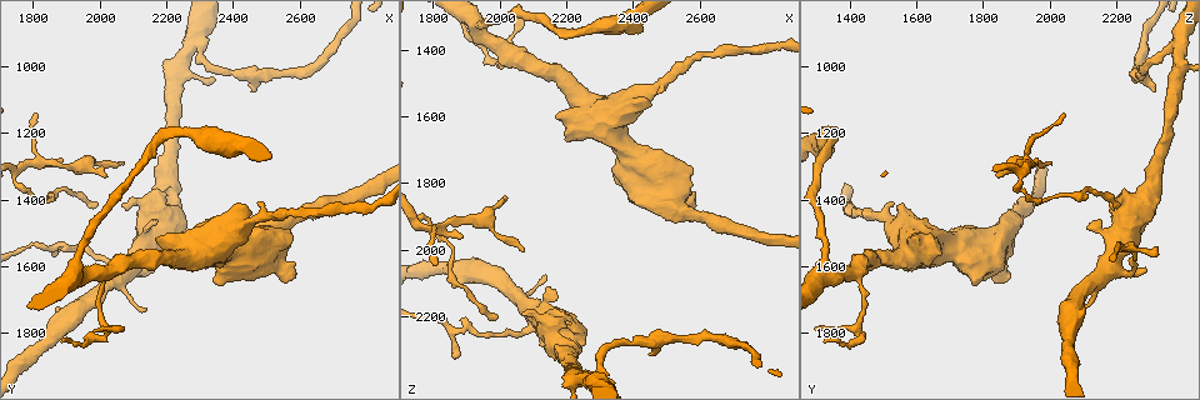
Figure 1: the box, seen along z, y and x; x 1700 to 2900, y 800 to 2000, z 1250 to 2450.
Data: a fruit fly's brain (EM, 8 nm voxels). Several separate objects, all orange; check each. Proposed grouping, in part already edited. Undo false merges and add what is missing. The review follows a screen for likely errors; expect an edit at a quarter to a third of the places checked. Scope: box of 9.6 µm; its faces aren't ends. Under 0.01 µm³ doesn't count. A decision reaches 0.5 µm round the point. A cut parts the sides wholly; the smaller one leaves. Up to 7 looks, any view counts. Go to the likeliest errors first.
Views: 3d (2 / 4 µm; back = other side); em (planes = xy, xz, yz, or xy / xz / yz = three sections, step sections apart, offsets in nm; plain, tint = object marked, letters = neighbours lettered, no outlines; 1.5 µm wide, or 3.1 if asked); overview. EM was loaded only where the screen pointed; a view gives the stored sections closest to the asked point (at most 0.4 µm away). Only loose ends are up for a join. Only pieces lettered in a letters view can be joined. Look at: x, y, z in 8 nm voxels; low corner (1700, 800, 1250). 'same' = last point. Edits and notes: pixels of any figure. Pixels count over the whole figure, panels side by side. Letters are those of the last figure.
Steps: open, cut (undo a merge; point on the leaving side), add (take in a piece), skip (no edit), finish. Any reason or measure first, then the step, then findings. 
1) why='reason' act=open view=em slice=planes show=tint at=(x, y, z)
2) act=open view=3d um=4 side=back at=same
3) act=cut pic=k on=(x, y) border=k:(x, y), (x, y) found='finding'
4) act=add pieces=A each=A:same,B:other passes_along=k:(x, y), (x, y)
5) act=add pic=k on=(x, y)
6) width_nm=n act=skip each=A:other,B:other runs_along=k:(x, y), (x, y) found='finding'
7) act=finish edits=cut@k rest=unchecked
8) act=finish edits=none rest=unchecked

why='an open end' act=open view=3d um=2 at=(2000, 1410, 2200)

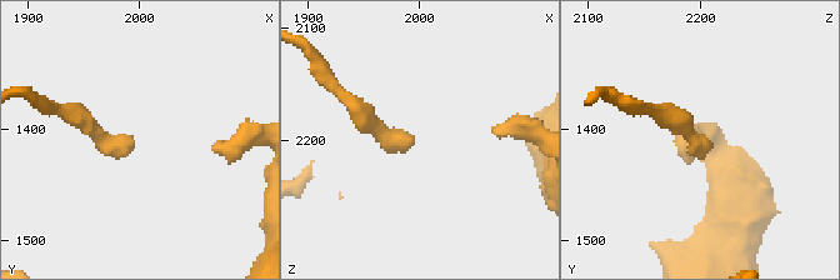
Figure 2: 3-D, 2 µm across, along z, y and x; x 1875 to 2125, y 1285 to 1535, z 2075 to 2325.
why='need the tissue' act=open view=em slice=xy step=4 show=letters at=(1998, 1414, 2202)

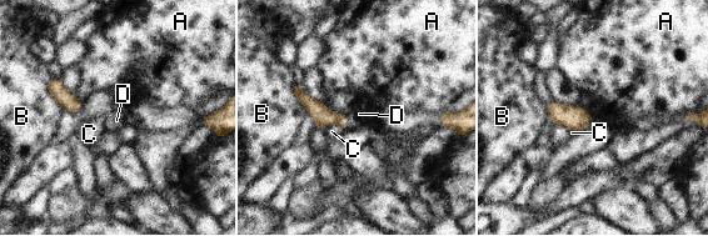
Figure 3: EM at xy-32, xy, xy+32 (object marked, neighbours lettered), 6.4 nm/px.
act=open view=em slice=planes show=letters at=same

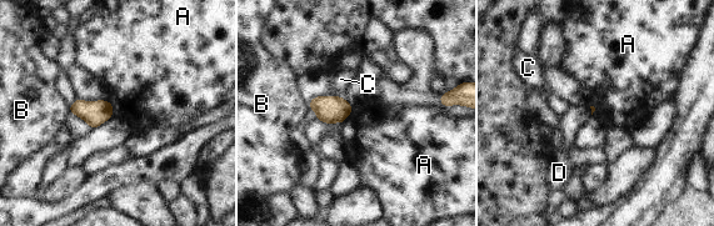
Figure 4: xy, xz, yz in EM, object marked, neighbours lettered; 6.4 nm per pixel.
act=skip each=A:other,B:other,C:other,D:other border=4:(354, 106), (341, 124) found='none of them fits'

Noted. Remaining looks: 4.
why='a fork' act=open view=3d um=2 at=(2010, 1790, 1420)

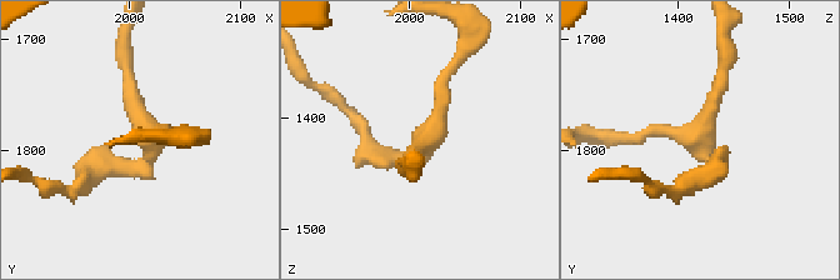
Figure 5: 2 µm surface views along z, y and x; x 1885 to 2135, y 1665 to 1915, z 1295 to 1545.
why='now the EM' act=open view=em slice=planes show=tint at=(2014, 1790, 1420)

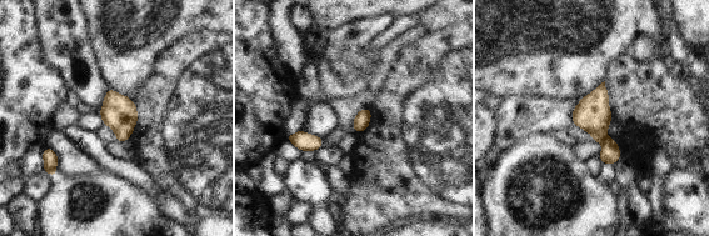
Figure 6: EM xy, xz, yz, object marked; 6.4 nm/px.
act=open view=em slice=planes show=letters at=same

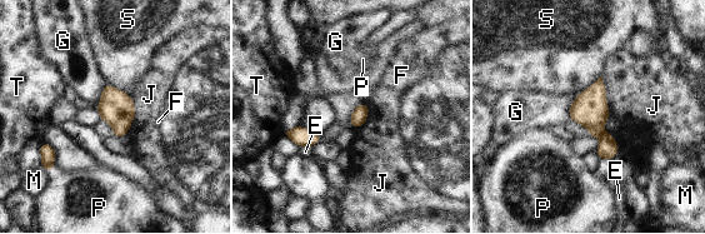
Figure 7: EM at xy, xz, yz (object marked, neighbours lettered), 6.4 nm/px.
width_nm=100 act=cut pic=7 on=(608, 148) each=E:other,F:other,G:other,J:other,M:other,P:other,S:other,T:other found='a second neuron is stuck on'

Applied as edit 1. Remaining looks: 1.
act=finish edits=cut@7 rest=unchecked

